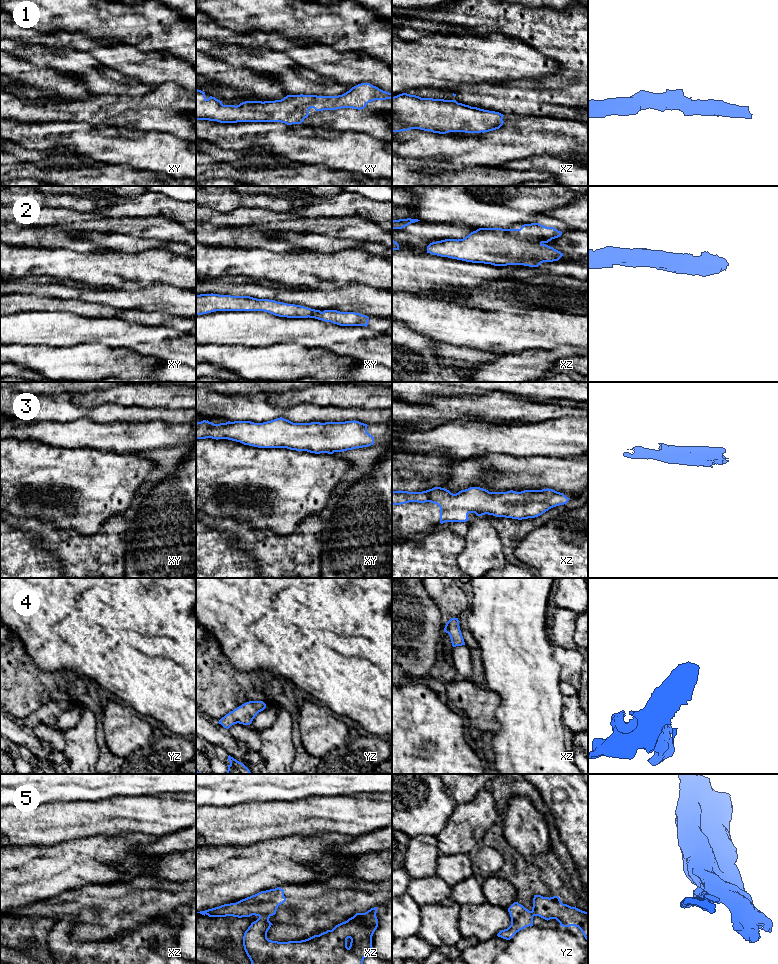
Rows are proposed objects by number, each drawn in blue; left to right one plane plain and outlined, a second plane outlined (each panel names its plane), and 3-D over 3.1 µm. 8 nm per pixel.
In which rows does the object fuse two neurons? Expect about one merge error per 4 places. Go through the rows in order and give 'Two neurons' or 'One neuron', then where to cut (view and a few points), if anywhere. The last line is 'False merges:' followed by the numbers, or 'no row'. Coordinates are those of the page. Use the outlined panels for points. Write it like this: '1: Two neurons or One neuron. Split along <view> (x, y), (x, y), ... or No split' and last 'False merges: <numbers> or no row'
1: One neuron. No split
2: One neuron. No split
3: One neuron. No split
4: One neuron. No split
5: Two neurons. Split along xz (269, 915), (259, 916)
False merges: 5

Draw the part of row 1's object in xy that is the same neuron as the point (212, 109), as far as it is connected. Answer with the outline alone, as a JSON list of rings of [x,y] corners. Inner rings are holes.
[[[361,83],[358,84],[354,87],[352,87],[349,91],[347,91],[346,93],[342,94],[342,95],[338,95],[338,96],[317,96],[317,95],[287,95],[286,97],[284,97],[281,100],[275,100],[275,101],[245,101],[240,103],[239,105],[235,106],[235,105],[223,105],[222,101],[216,99],[215,97],[210,96],[208,99],[205,97],[205,92],[196,89],[196,120],[209,120],[209,121],[217,121],[220,123],[237,123],[237,122],[281,122],[281,123],[285,123],[287,125],[292,125],[292,124],[301,124],[305,118],[308,117],[309,115],[309,109],[310,108],[314,108],[316,111],[323,111],[323,110],[336,110],[336,109],[341,109],[341,108],[353,108],[353,109],[364,109],[366,107],[366,105],[369,102],[375,101],[375,100],[386,100],[386,99],[391,99],[392,98],[392,93],[383,91],[381,89],[379,89],[376,86],[371,85],[370,83]]]

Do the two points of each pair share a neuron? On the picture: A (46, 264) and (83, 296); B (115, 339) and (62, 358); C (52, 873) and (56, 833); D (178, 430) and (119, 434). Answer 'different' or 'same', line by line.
A: different
B: different
C: different
D: same

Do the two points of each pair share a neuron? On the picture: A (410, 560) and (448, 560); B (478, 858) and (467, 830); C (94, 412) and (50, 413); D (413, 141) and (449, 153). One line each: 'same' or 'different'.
A: same
B: different
C: same
D: same

